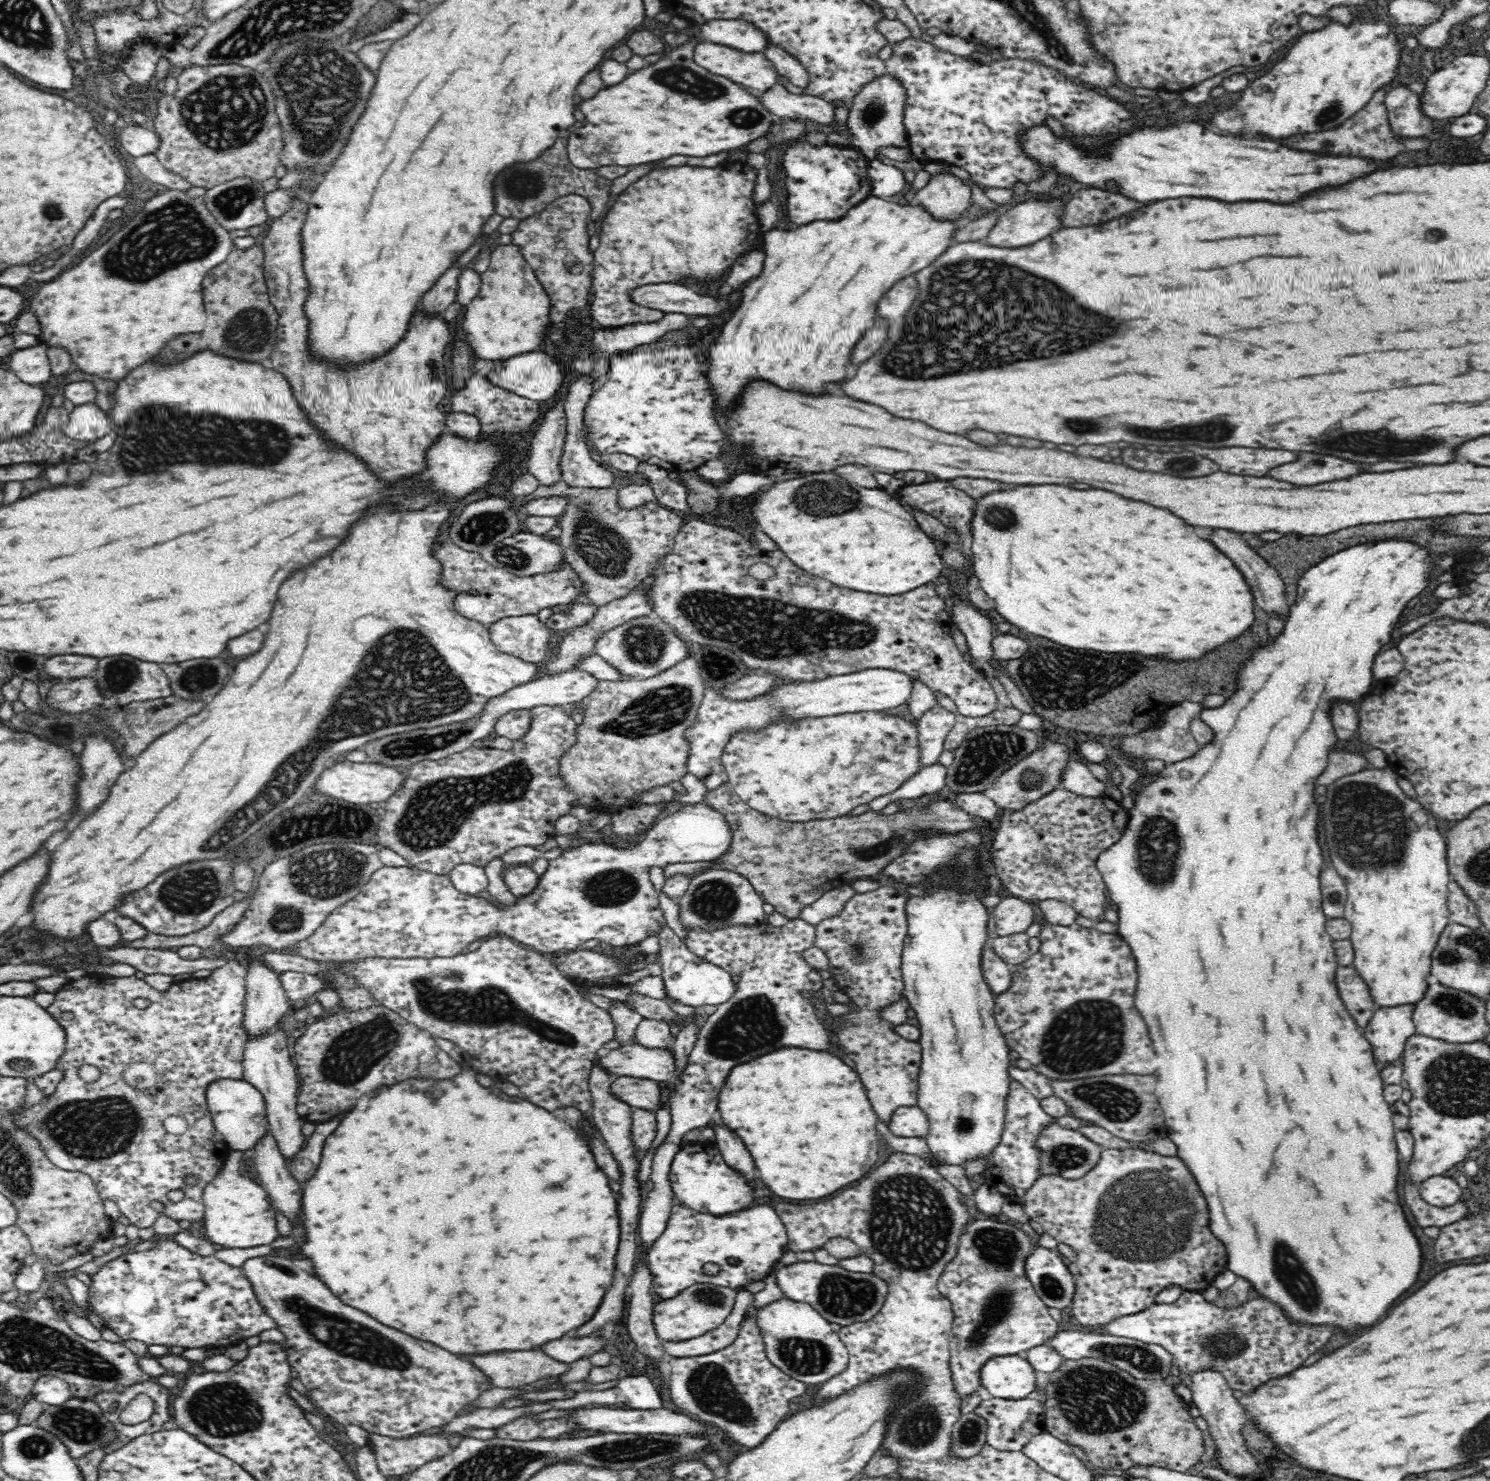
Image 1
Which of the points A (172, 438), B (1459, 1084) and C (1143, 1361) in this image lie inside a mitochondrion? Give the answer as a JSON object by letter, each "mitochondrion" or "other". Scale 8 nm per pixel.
{"A":"mitochondrion","B":"mitochondrion","C":"mitochondrion"}

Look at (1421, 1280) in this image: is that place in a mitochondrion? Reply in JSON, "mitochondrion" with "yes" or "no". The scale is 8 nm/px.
{"mitochondrion":"no"}

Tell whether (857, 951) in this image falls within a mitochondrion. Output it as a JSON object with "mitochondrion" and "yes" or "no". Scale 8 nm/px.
{"mitochondrion":"yes"}

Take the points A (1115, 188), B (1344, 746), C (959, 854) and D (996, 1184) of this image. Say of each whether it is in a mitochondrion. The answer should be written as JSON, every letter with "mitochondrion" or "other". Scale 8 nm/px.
{"A":"other","B":"other","C":"mitochondrion","D":"other"}

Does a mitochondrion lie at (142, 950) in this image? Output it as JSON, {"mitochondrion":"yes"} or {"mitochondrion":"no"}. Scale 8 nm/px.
{"mitochondrion":"no"}

